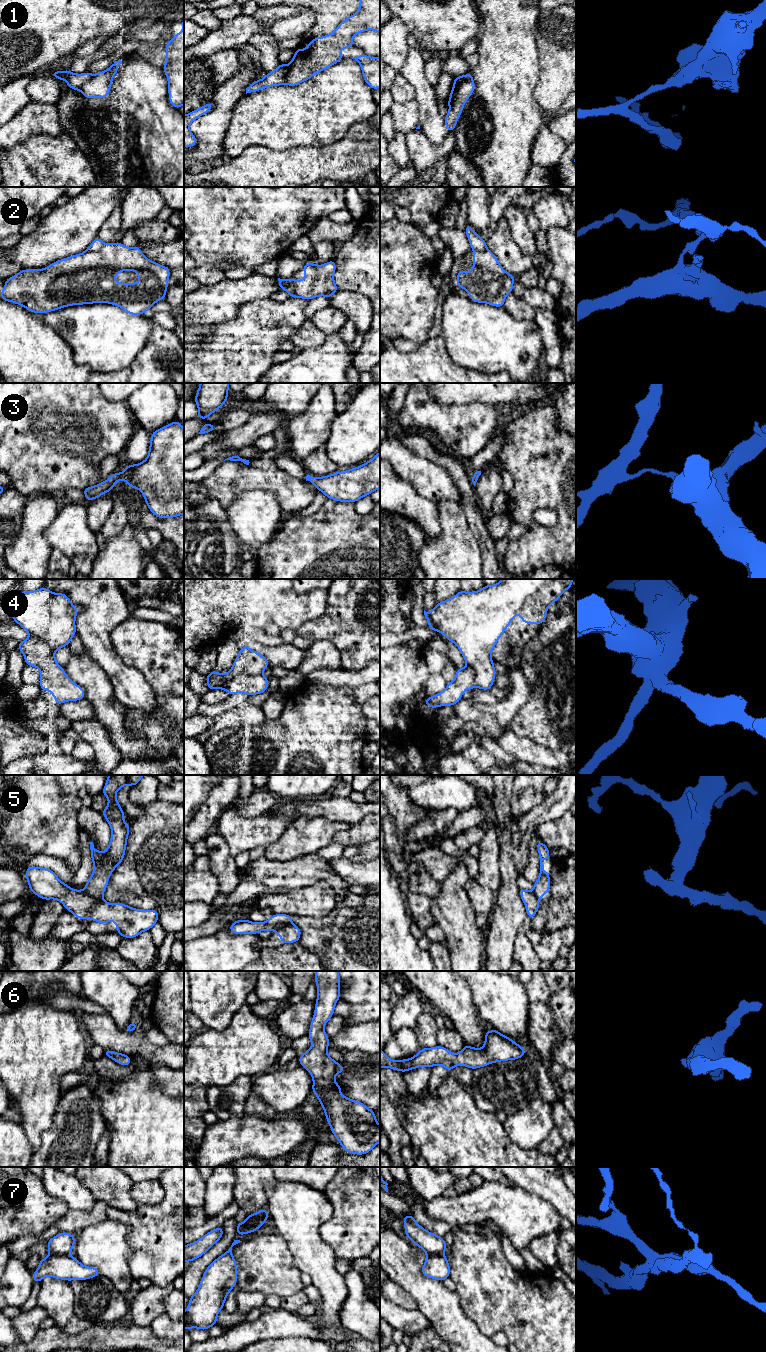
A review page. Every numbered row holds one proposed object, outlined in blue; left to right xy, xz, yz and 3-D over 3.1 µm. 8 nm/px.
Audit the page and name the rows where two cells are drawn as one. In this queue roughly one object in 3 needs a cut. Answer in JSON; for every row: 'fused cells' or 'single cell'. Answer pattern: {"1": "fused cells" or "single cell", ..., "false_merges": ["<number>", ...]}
{"1": "fused cells", "2": "fused cells", "3": "single cell", "4": "single cell", "5": "fused cells", "6": "single cell", "7": "fused cells", "false_merges": ["1", "2", "5", "7"]}

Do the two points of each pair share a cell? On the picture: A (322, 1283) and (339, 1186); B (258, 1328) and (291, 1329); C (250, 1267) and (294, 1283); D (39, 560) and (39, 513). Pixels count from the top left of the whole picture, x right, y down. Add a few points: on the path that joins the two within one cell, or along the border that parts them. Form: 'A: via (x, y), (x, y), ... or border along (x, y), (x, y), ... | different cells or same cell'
A: border along (325, 1221), (319, 1228), (319, 1233), (336, 1257) | different cells
B: via (266, 1328), (283, 1328) | same cell
C: via (261, 1267), (268, 1267), (283, 1278) | same cell
D: via (36, 548), (36, 525) | same cell

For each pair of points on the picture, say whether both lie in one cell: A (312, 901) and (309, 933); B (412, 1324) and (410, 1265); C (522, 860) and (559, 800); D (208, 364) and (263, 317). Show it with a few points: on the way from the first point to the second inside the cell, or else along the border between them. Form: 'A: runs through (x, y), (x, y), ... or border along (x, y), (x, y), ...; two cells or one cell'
A: border along (332, 909), (322, 918), (292, 916); two cells
B: border along (417, 1308), (431, 1324); two cells
C: runs through (522, 844), (522, 832), (543, 812); one cell
D: runs through (222, 358), (249, 331); one cell

